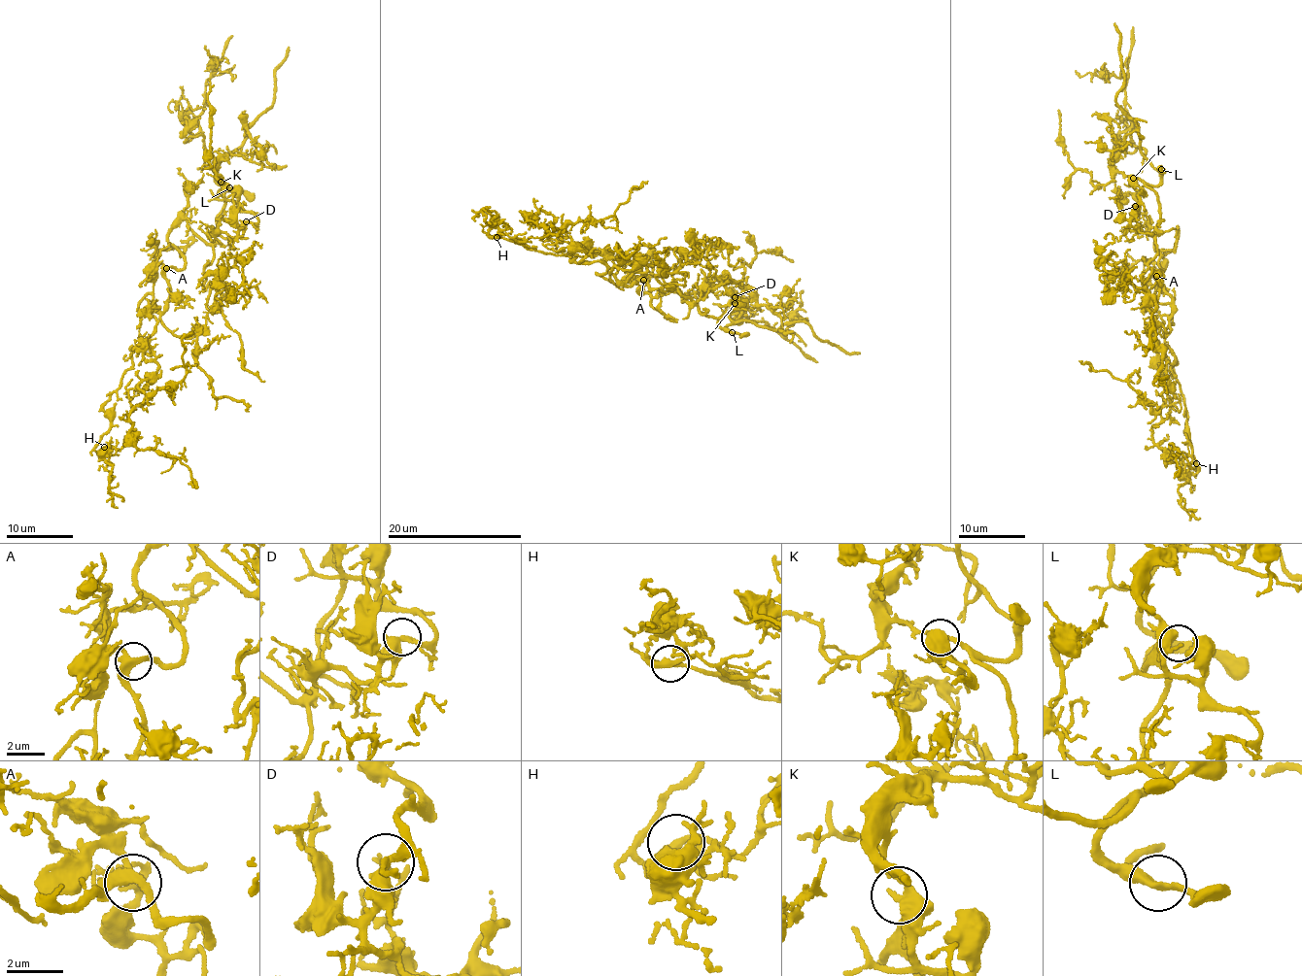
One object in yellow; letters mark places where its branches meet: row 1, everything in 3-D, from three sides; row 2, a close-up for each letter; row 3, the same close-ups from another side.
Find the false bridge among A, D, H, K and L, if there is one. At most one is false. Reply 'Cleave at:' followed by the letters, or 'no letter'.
Cleave at: no letter

